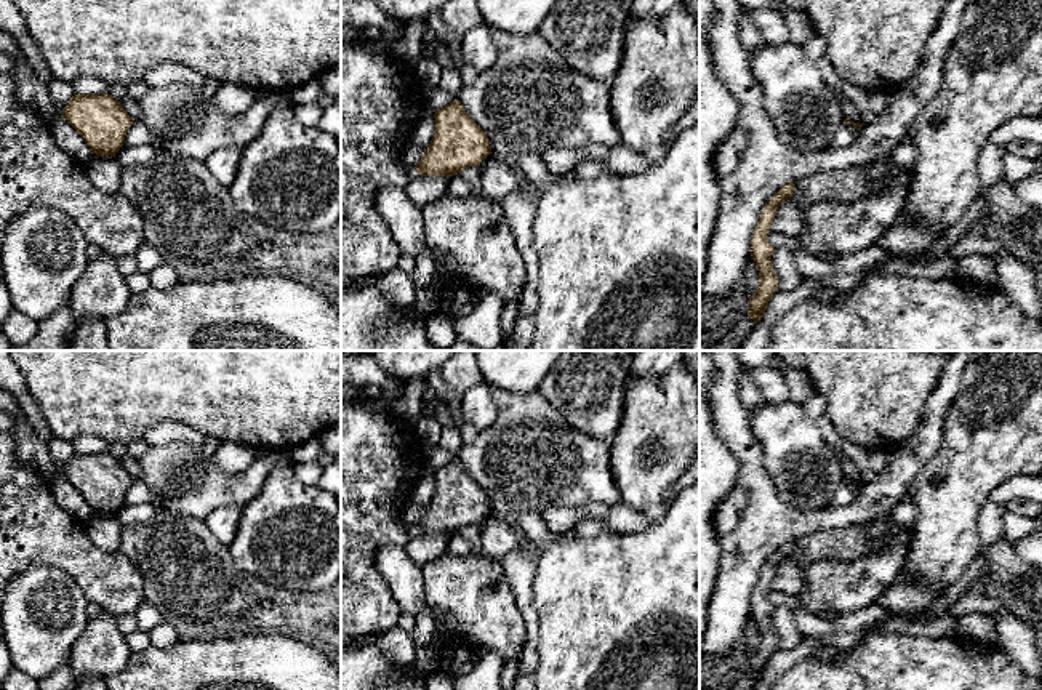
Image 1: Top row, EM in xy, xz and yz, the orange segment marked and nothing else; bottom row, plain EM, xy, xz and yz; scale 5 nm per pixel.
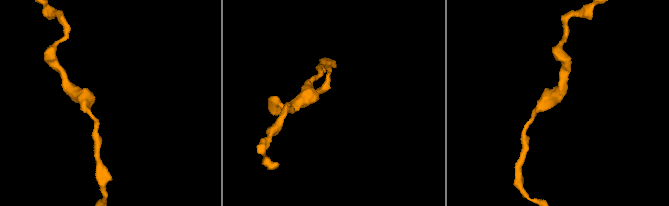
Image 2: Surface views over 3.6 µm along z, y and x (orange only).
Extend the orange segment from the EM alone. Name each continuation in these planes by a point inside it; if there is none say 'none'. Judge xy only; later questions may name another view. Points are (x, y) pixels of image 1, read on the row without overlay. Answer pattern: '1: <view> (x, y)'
none

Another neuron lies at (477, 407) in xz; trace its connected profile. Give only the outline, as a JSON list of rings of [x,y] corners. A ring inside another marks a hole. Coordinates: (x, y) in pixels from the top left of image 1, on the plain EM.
[[[482,381],[469,387],[463,395],[459,411],[461,418],[477,431],[490,427],[498,416],[490,386]]]

